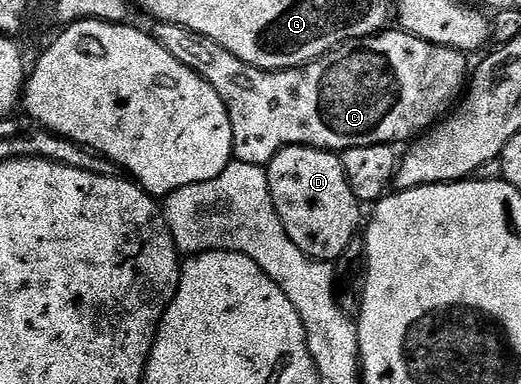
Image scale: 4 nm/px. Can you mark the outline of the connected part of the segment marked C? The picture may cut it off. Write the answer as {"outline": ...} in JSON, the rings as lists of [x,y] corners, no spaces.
{"outline":[[[159,24],[154,29],[154,38],[175,59],[181,64],[185,64],[185,68],[200,74],[213,88],[213,92],[217,92],[217,96],[221,96],[221,100],[225,104],[225,112],[229,112],[229,124],[233,124],[233,148],[231,152],[234,161],[244,162],[245,164],[266,166],[268,162],[273,160],[273,156],[277,156],[277,152],[281,152],[287,146],[314,146],[316,150],[342,152],[349,148],[368,146],[369,144],[385,144],[389,146],[400,144],[399,142],[403,142],[402,144],[410,143],[418,138],[419,135],[427,133],[436,122],[440,121],[460,101],[461,95],[464,93],[465,87],[469,82],[469,66],[467,70],[468,55],[464,51],[445,48],[437,44],[429,44],[425,40],[421,40],[412,34],[407,34],[404,30],[398,28],[388,28],[383,33],[375,35],[374,38],[358,38],[352,42],[344,42],[342,46],[337,46],[327,54],[320,56],[316,62],[308,62],[305,66],[289,68],[288,70],[262,70],[256,66],[245,64],[237,56],[233,56],[233,52],[221,48],[213,40],[209,40],[197,32],[189,32],[189,28]]]}

